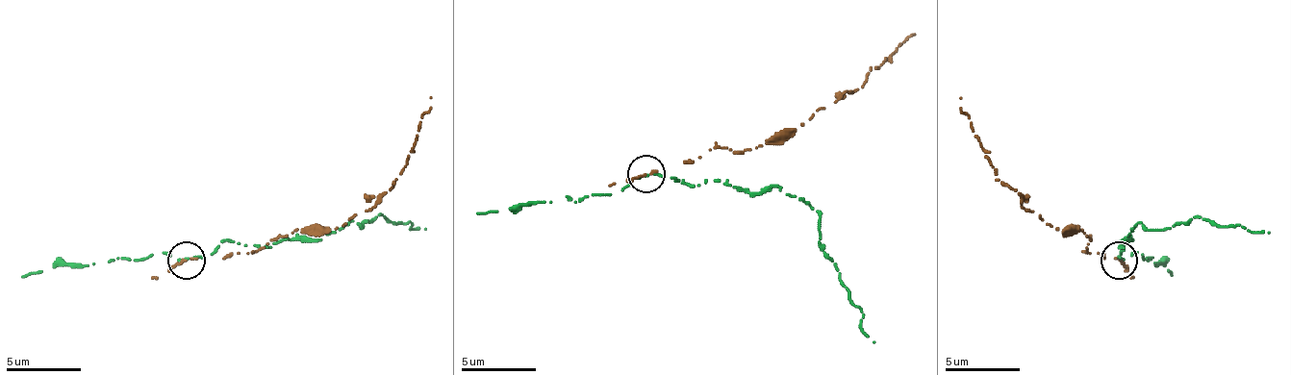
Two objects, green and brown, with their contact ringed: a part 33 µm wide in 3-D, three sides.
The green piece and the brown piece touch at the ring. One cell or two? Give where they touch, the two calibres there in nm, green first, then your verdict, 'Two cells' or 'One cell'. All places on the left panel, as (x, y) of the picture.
Place: (187, 261). Thickness 180 nm (green) against 260 nm. Two cells

